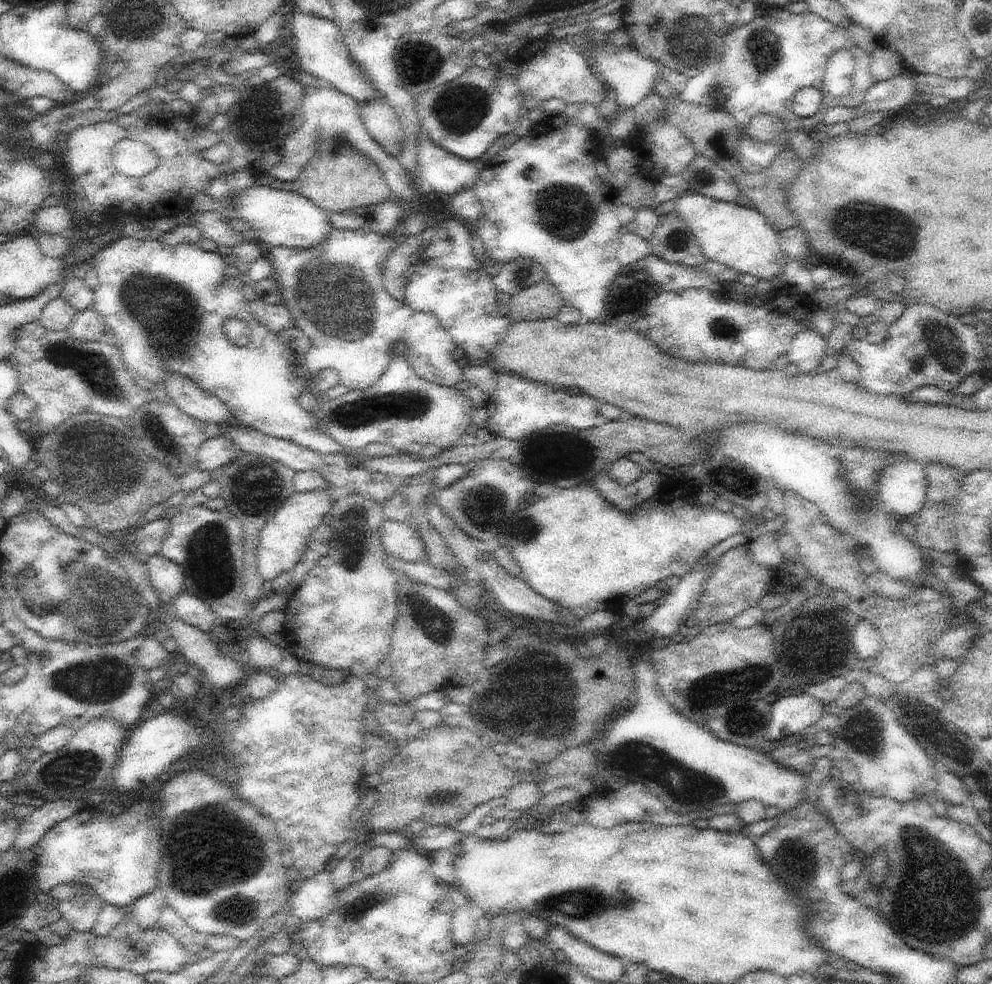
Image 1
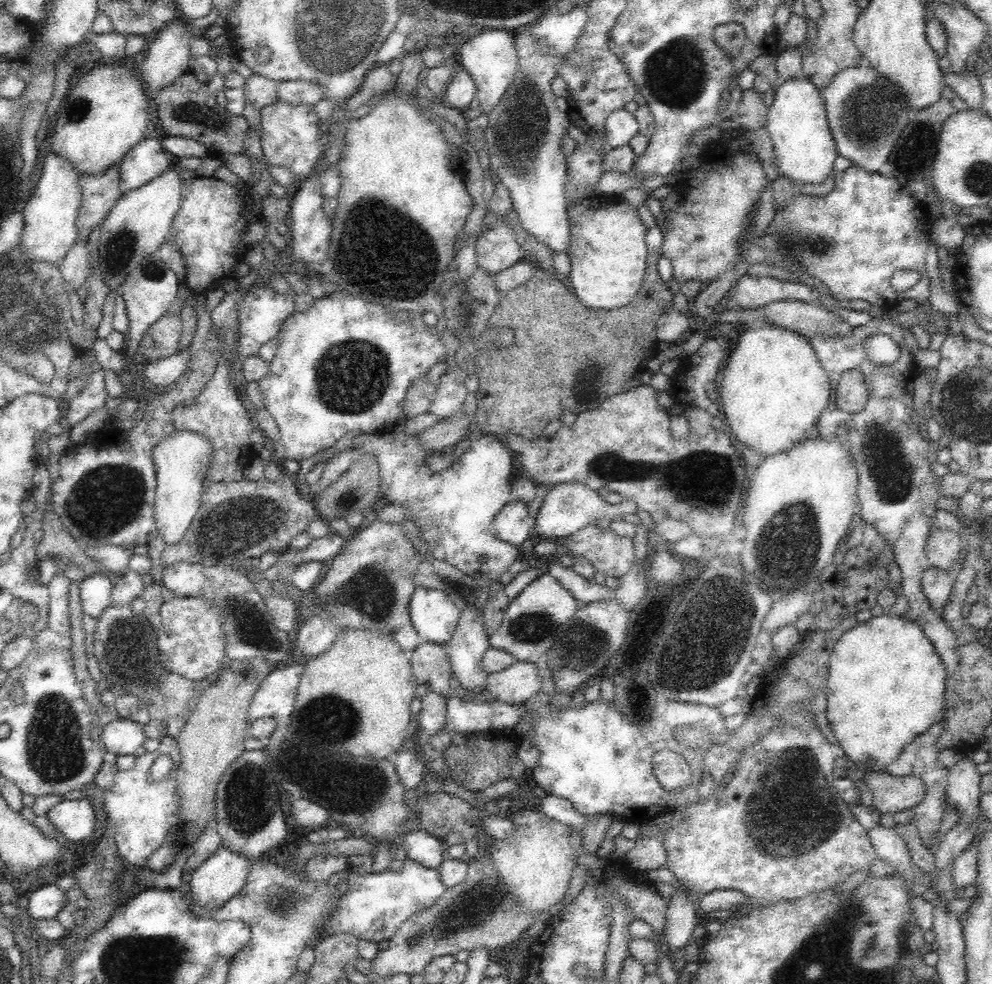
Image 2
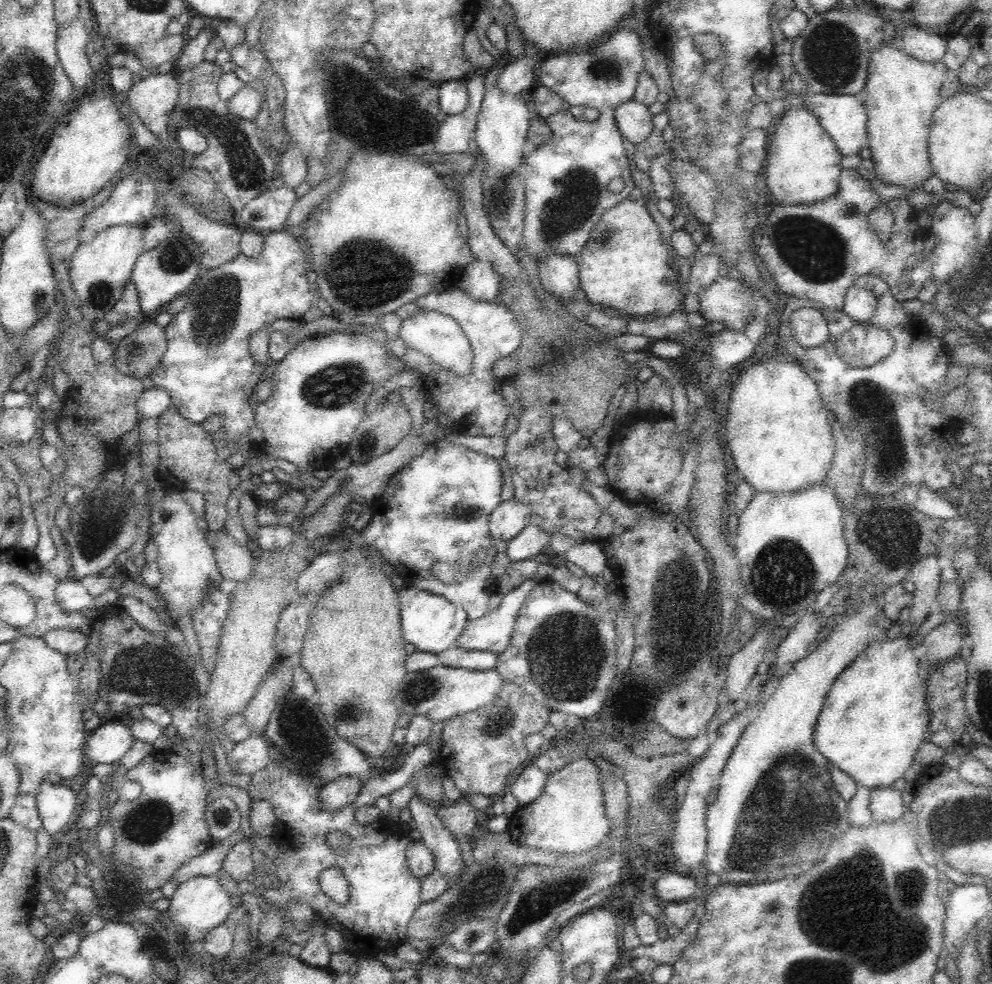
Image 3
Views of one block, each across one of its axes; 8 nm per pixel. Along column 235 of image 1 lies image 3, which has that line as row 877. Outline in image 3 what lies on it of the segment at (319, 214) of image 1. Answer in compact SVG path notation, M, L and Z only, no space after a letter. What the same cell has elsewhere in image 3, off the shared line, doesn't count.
M212 876L194 877L178 886L170 898L170 905L166 910L169 918L185 932L186 947L188 952L204 955L204 936L226 921L236 908L236 900L219 883L219 879Z

